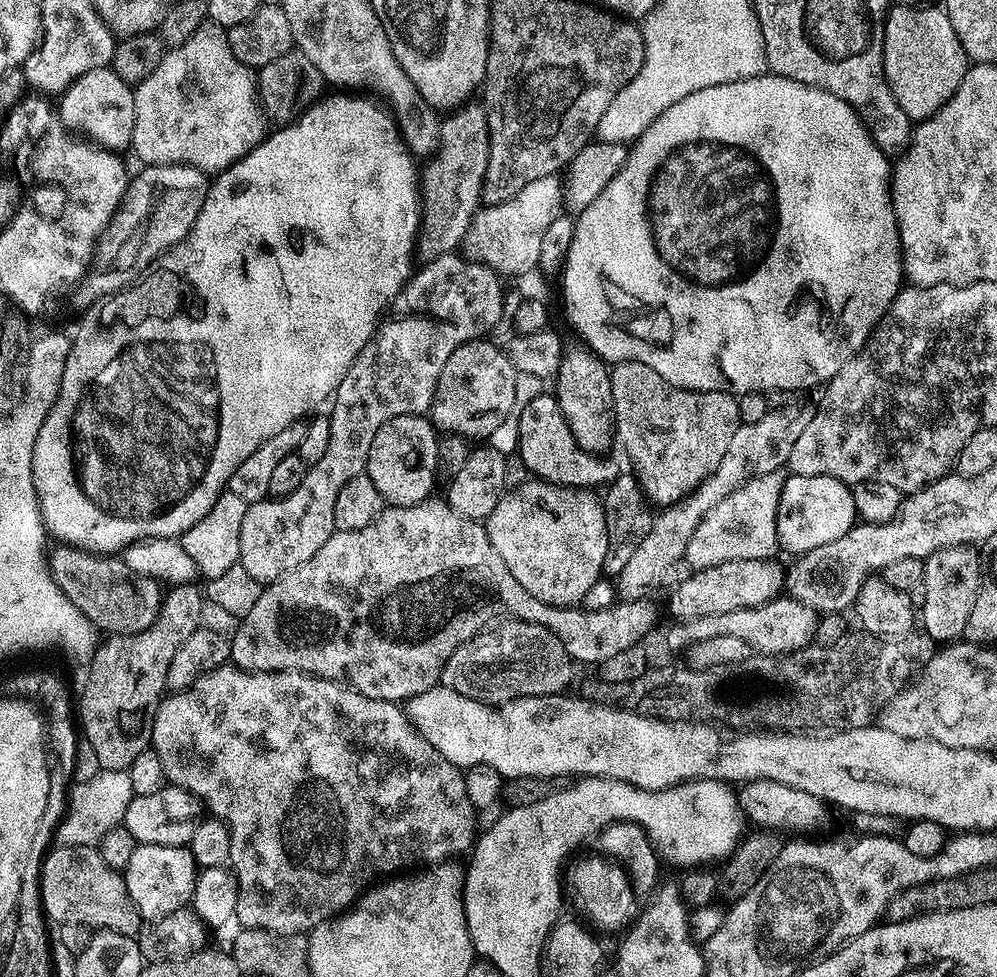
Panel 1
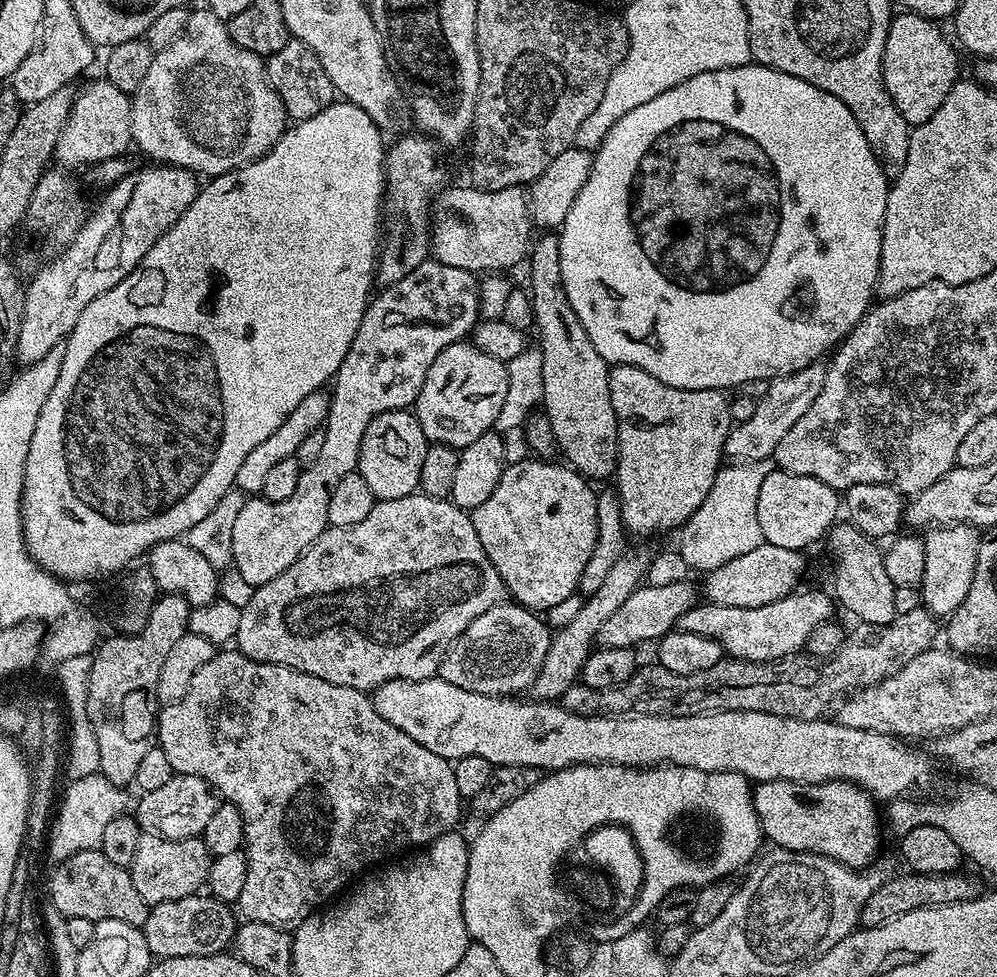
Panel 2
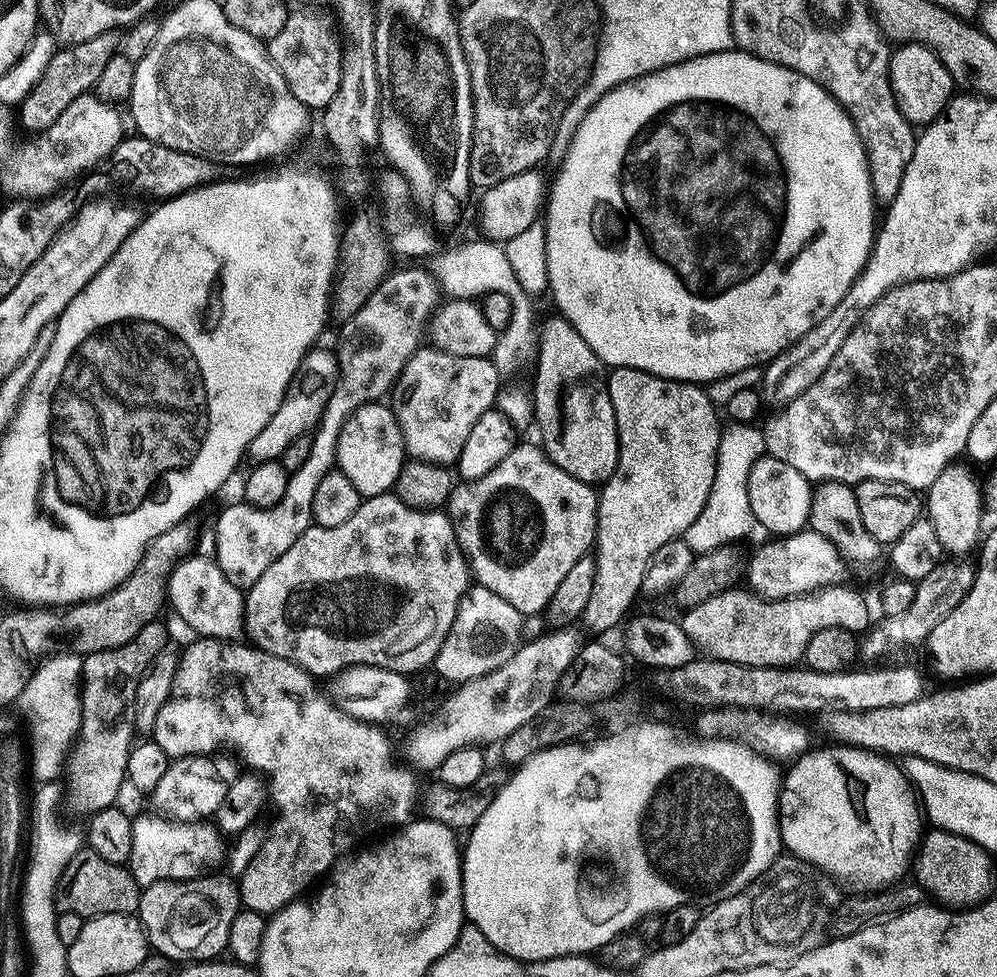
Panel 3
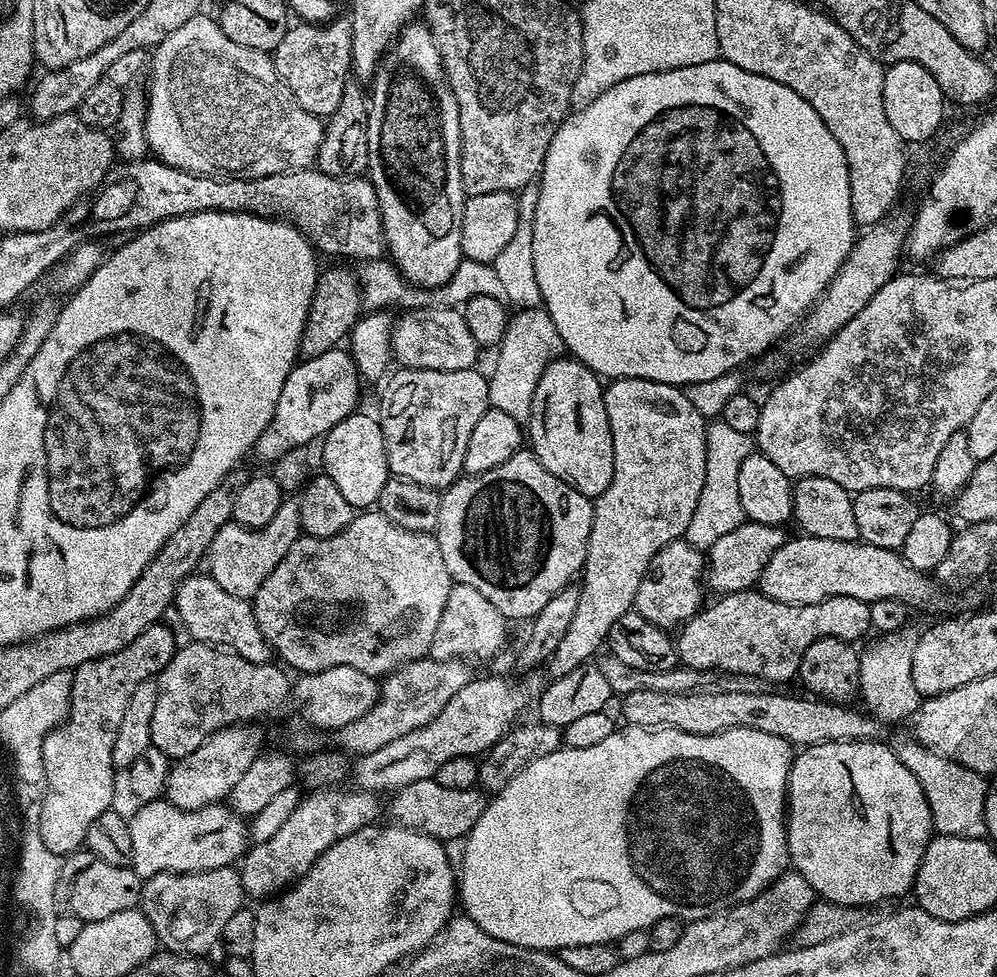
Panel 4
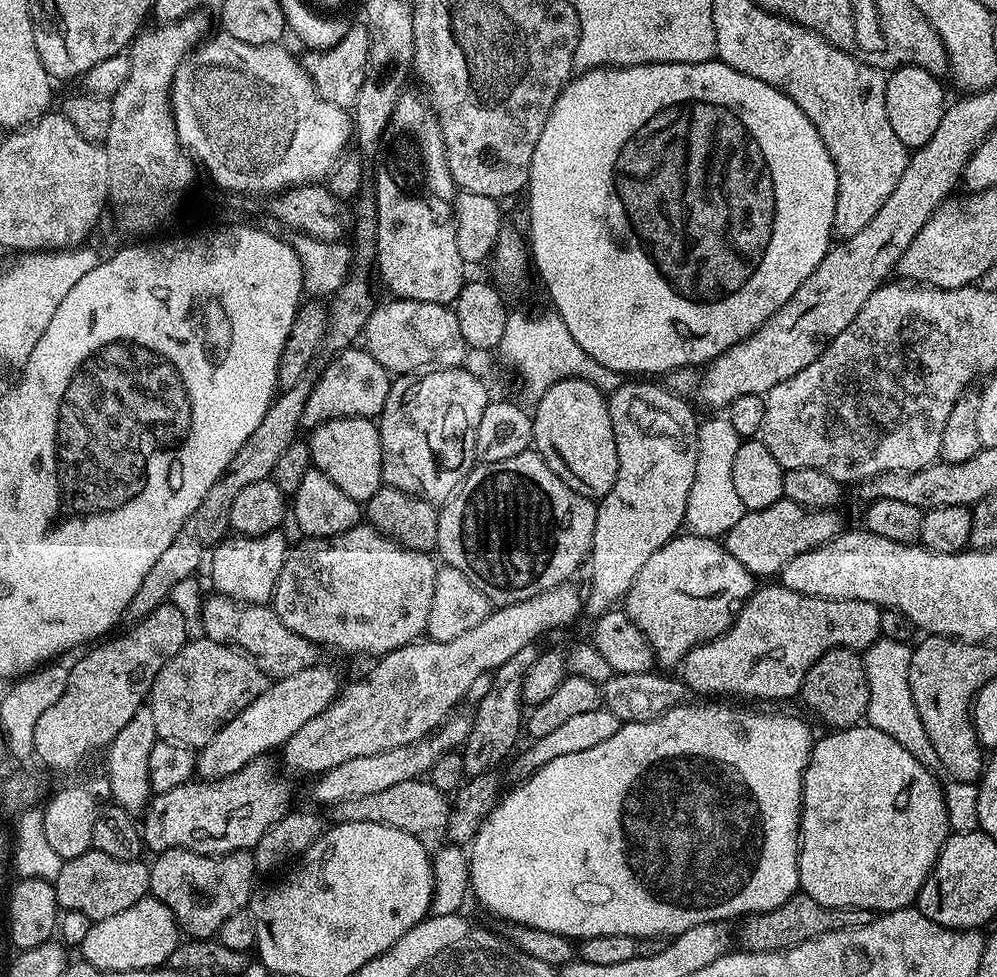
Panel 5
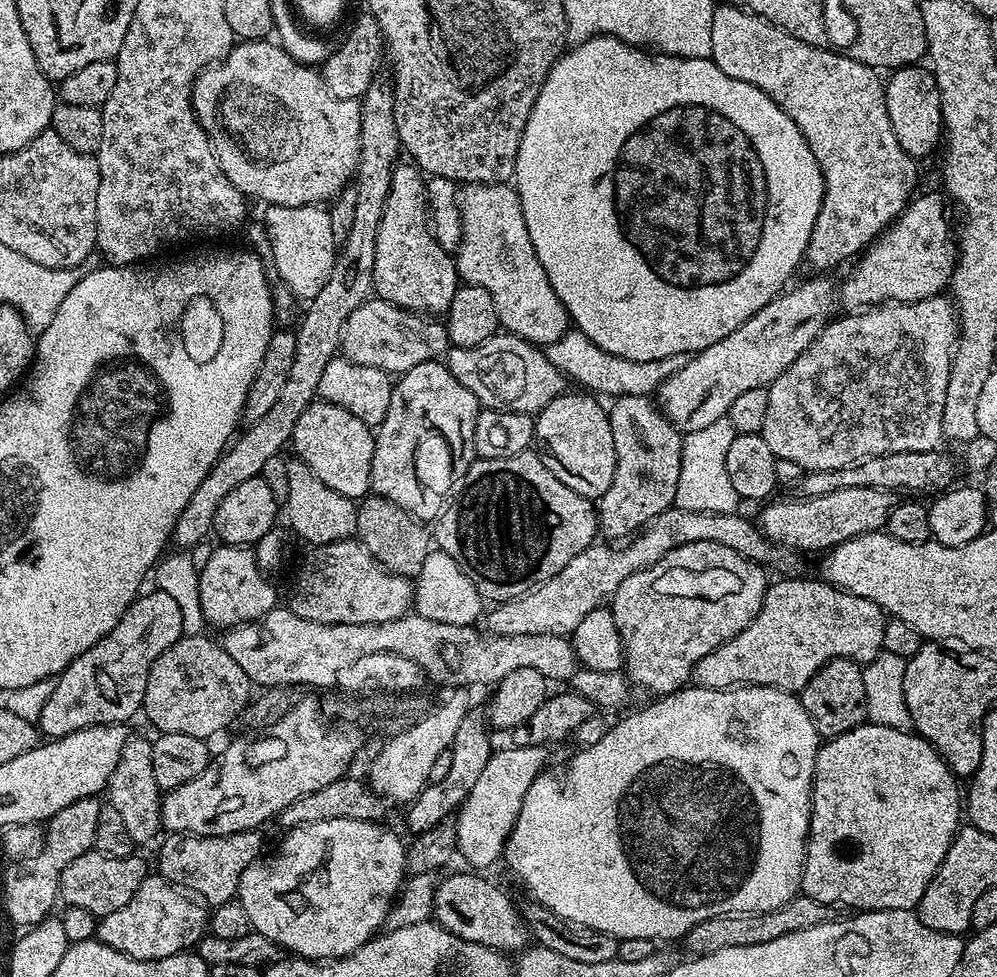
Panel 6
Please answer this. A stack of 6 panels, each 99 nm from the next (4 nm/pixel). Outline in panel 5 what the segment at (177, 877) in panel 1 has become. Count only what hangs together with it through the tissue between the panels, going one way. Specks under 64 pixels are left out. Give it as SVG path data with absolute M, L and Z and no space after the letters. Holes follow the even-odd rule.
M264 758L252 760L242 766L242 770L221 780L197 779L178 786L178 790L155 793L142 816L143 843L147 847L149 844L156 854L171 848L189 848L191 852L201 852L203 856L224 856L228 852L252 850L262 834L290 811L288 799L292 792L286 781L276 777L275 770L266 761Z

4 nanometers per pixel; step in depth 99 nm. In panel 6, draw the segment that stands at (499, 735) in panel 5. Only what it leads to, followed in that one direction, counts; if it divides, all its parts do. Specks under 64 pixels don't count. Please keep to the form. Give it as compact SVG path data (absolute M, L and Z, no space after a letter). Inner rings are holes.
M473 707L466 714L466 718L462 718L462 723L458 726L458 734L454 734L454 742L450 749L452 754L450 774L446 774L442 782L427 784L415 800L407 805L408 828L412 834L434 830L434 826L445 823L463 804L470 790L474 790L474 785L478 783L482 770L486 770L486 762L490 762L492 757L494 745L492 745L491 734L493 735L490 731L490 721L483 707Z

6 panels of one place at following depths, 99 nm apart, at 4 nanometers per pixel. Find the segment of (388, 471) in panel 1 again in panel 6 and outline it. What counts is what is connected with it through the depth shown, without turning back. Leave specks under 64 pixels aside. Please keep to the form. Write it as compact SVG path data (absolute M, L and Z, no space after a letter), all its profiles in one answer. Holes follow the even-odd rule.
M319 398L302 410L302 418L298 418L298 426L294 426L290 441L291 451L296 451L293 453L306 462L306 466L310 466L310 470L330 486L330 490L338 490L338 494L354 501L369 495L375 445L373 429L364 424L362 418L354 418L350 410L342 410L342 406L334 406Z

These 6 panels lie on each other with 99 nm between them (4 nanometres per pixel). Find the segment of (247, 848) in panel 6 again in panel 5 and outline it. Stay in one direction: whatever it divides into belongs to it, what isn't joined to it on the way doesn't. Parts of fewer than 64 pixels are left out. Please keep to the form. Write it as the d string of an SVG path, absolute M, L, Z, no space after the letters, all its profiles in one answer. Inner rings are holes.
M171 848L159 853L155 859L148 869L151 895L170 909L185 937L215 937L230 914L238 914L249 907L254 895L252 883L258 876L251 851L203 856L201 852L191 852L189 848Z

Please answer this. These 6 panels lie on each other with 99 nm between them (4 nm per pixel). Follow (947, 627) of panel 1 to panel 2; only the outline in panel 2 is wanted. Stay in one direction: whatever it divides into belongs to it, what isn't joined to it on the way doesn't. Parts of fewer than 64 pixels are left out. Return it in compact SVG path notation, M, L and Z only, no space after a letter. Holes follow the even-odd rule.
M953 524L933 527L927 535L923 537L926 570L918 591L923 607L937 618L947 618L958 610L958 606L962 606L966 594L970 594L981 533L971 524Z

